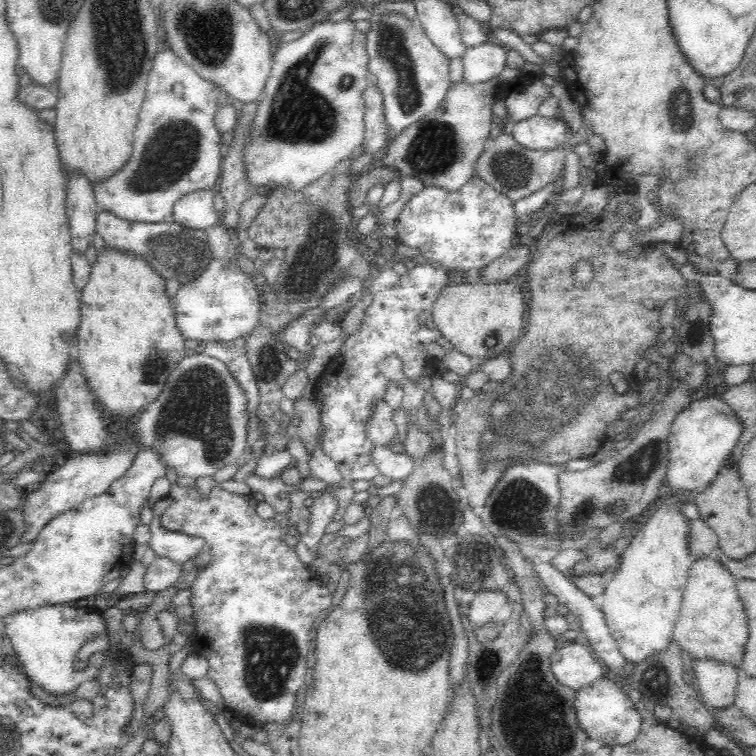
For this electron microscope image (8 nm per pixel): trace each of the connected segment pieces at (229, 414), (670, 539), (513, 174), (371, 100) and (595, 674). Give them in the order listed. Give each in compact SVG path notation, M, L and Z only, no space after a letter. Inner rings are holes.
M195 352L192 356L185 356L171 369L162 392L140 412L129 430L139 438L142 446L157 448L161 461L166 467L174 469L178 477L197 479L213 476L224 466L239 460L244 453L249 424L248 407L248 397L236 377L228 370L227 364L209 354Z
M676 496L674 502L656 508L646 518L638 518L637 521L640 522L641 528L634 534L634 538L632 537L628 548L620 555L622 562L609 577L603 592L604 600L601 611L610 635L616 639L619 651L628 664L640 662L646 656L664 650L666 644L673 640L674 624L680 612L689 570L694 564L689 552L689 532L692 529L692 522L680 512L682 510L680 506L682 502Z
M510 127L500 131L496 138L485 141L483 152L474 162L474 173L498 192L505 194L513 201L527 197L533 192L544 188L546 184L555 181L562 175L565 157L568 152L562 147L555 150L532 150L523 148L516 139Z
M368 84L365 98L365 135L363 145L365 152L379 156L388 144L388 123L384 114L383 94L378 85Z
M562 641L551 656L551 669L564 685L578 690L603 677L606 667L590 654L585 641Z

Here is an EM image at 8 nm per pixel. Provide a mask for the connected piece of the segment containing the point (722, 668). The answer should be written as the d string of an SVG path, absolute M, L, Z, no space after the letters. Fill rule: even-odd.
M692 660L694 685L708 708L725 709L735 704L735 688L739 678L736 668L716 661Z

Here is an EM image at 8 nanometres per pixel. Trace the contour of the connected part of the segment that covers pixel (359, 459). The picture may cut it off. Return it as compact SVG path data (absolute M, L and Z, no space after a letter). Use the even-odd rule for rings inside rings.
M420 262L401 276L394 289L376 292L360 320L360 328L343 340L341 349L315 382L315 395L323 401L321 424L324 434L321 445L342 473L344 484L356 480L371 482L379 473L370 458L374 443L366 439L364 431L372 402L385 396L390 382L377 365L387 357L397 356L403 361L403 374L410 381L418 384L421 377L431 374L431 359L426 345L443 337L434 322L432 309L440 290L451 278L446 276L446 272L450 274L447 268L442 268L442 264Z

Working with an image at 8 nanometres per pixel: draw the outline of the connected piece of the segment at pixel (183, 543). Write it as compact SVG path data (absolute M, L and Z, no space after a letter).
M163 497L152 505L152 524L150 524L150 545L156 556L168 557L178 563L186 563L194 559L205 546L204 540L199 536L190 536L163 528L161 517L170 508L174 500Z

